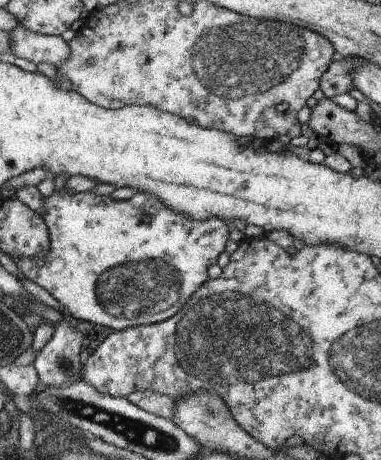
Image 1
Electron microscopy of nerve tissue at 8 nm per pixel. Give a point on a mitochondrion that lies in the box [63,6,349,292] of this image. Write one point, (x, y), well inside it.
(227, 58)

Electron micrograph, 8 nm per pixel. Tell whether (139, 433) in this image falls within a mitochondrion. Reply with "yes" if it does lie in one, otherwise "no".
yes

